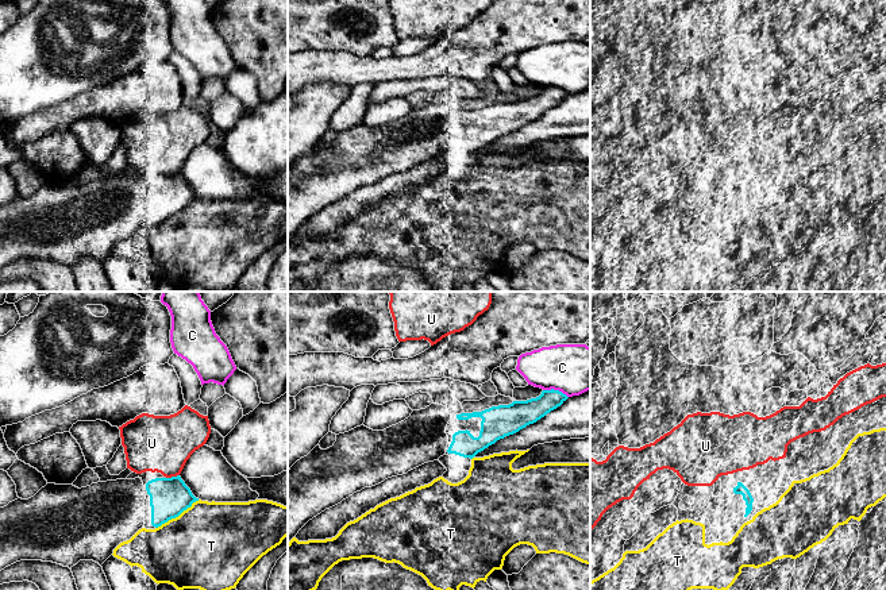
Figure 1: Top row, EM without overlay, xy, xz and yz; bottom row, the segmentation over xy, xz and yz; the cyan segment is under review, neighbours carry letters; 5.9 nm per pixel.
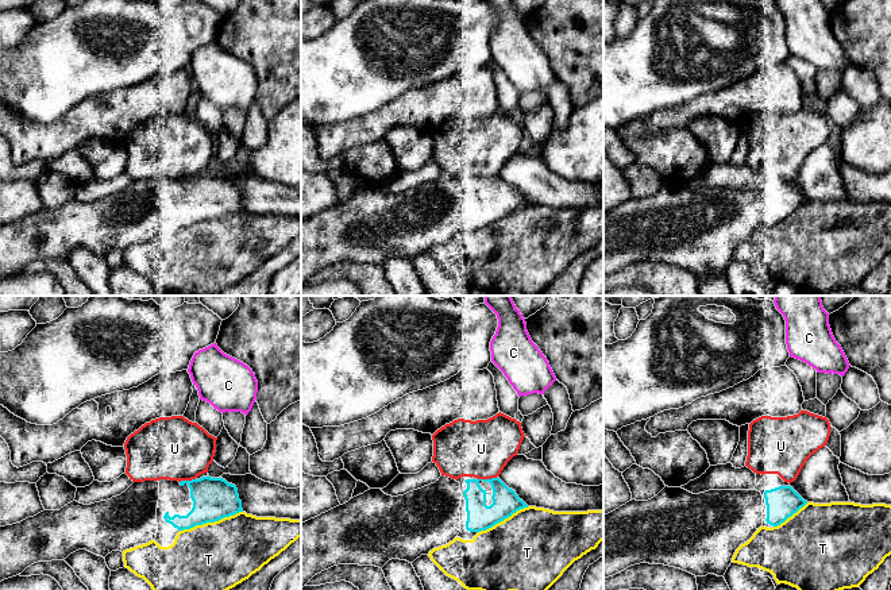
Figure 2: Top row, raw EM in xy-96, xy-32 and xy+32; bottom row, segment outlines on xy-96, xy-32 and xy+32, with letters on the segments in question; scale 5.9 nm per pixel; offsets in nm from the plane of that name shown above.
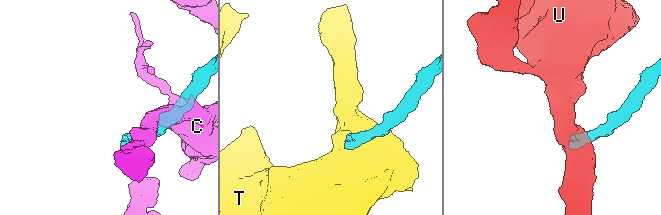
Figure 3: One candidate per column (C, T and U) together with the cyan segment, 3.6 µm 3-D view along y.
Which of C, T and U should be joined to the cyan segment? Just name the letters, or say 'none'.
none

